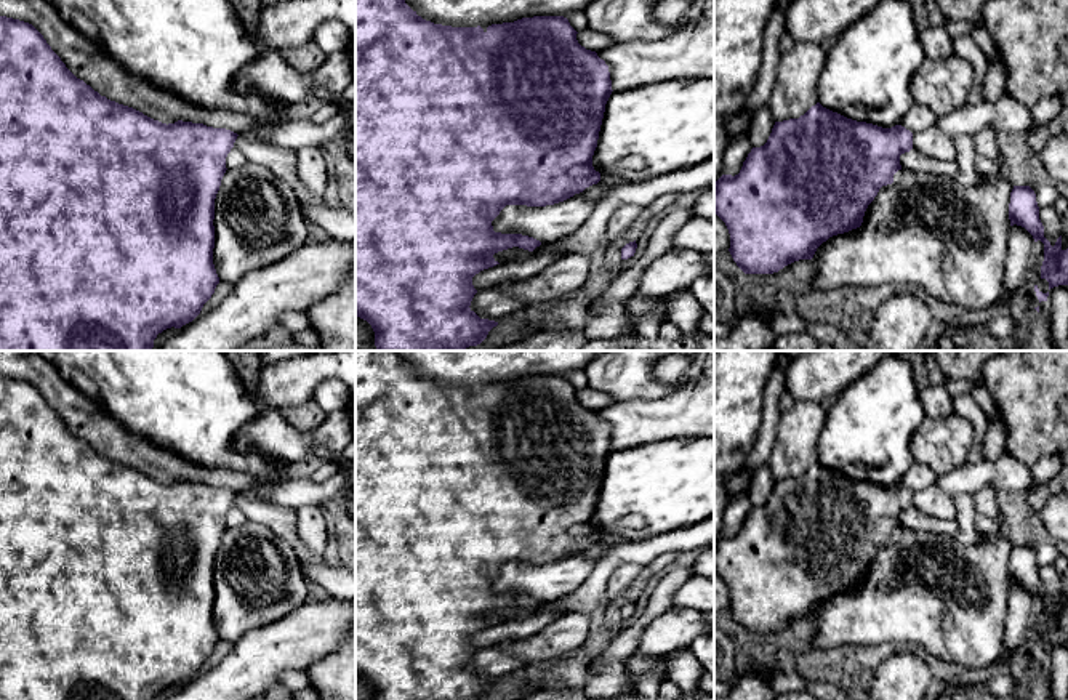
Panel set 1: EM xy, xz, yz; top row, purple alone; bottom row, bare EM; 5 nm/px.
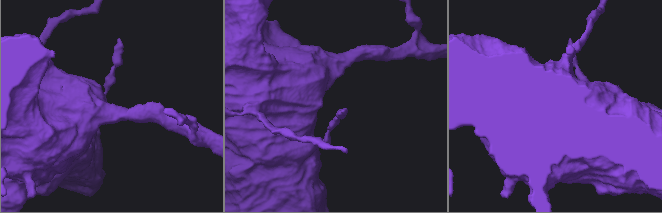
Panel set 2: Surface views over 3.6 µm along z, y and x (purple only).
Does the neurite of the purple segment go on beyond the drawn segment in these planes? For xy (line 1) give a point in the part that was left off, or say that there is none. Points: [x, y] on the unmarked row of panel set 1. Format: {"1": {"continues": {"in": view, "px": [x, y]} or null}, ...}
{"1": {"continues": null}}

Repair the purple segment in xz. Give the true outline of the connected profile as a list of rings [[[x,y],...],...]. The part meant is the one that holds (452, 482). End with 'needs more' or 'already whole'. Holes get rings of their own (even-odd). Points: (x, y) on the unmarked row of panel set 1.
[[[355,351],[355,676],[367,679],[373,690],[375,700],[484,700],[488,690],[498,684],[495,679],[480,678],[469,665],[477,652],[472,636],[484,628],[500,623],[493,614],[512,605],[533,610],[541,604],[540,599],[522,593],[495,591],[492,580],[506,564],[546,565],[564,561],[586,546],[600,540],[600,532],[592,525],[592,514],[597,506],[599,490],[605,471],[605,463],[612,453],[612,439],[608,424],[596,410],[586,408],[576,399],[576,389],[564,375],[533,375],[514,381],[492,383],[485,389],[477,386],[452,386],[434,383],[423,378],[413,370],[397,351]]]; already whole

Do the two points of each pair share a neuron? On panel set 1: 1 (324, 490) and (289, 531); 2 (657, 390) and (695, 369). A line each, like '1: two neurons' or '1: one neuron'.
1: two neurons
2: one neuron

